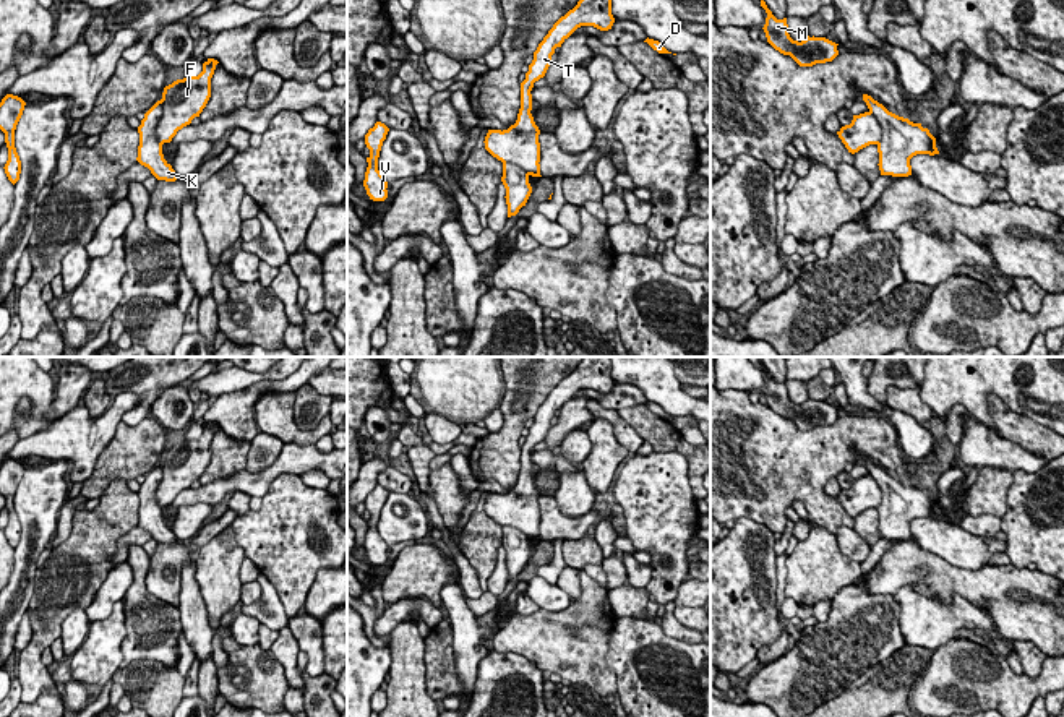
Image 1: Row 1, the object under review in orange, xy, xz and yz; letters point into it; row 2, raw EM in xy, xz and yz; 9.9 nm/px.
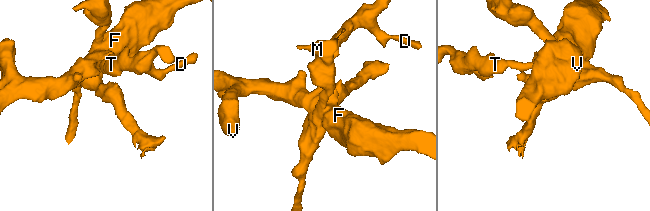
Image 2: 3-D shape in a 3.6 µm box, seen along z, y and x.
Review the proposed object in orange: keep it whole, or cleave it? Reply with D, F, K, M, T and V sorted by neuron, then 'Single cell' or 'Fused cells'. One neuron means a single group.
Groups: D F T V / K M. Fused cells

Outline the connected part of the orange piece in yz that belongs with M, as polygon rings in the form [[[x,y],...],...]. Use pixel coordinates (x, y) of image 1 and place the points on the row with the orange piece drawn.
[[[761,0],[761,6],[767,13],[766,24],[762,28],[767,42],[780,54],[790,55],[800,67],[832,62],[839,55],[839,44],[826,37],[808,36],[801,42],[793,41],[788,34],[787,18],[777,19],[764,0]]]

